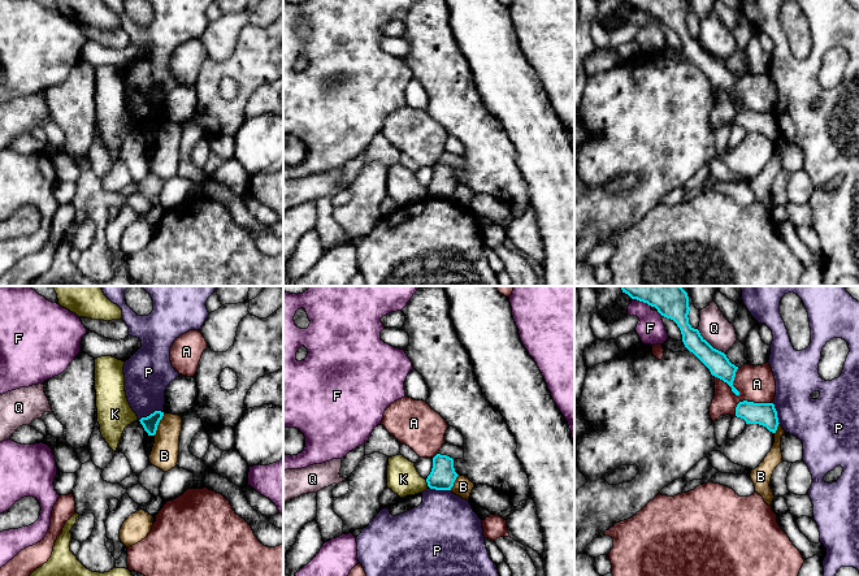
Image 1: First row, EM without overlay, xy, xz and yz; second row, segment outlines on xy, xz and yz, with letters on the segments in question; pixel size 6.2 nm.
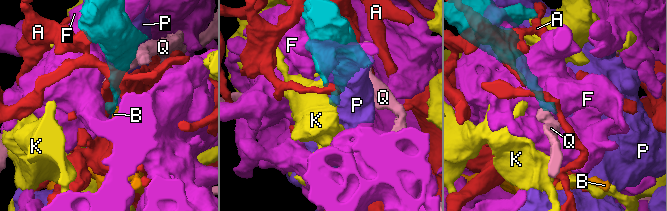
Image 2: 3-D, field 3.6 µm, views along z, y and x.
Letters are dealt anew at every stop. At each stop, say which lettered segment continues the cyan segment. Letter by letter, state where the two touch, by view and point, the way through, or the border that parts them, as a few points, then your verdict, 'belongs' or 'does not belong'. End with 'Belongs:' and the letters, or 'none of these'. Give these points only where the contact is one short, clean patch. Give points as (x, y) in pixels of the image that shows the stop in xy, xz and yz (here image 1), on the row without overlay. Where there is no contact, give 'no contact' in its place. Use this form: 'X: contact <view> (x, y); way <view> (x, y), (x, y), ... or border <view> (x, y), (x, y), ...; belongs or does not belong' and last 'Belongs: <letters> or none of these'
A: contact yz (728, 92); does not belong
B: contact xy (157, 133); border xy (164, 122), (153, 143); does not belong
F: contact yz (659, 21); does not belong
K: contact xz (426, 190); does not belong
P: contact xy (151, 122); does not belong
Q: contact yz (708, 52); does not belong
Belongs: none of these

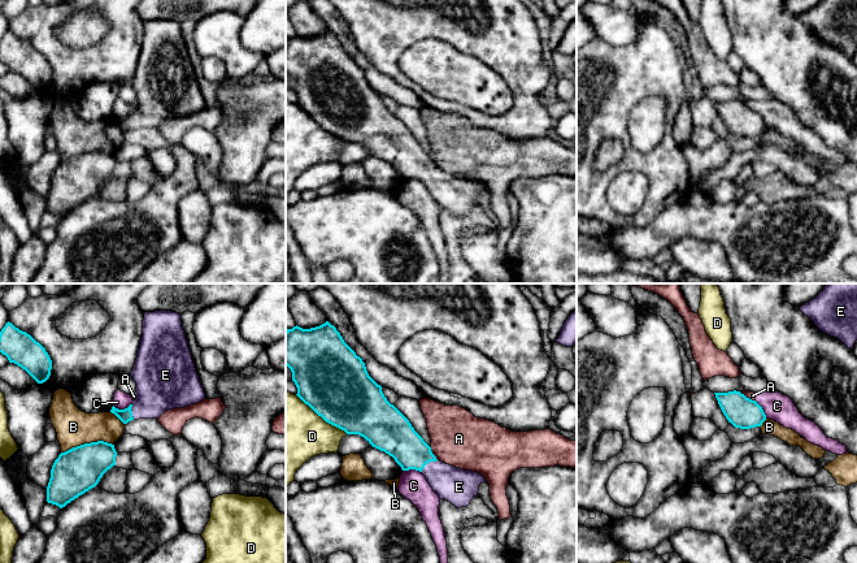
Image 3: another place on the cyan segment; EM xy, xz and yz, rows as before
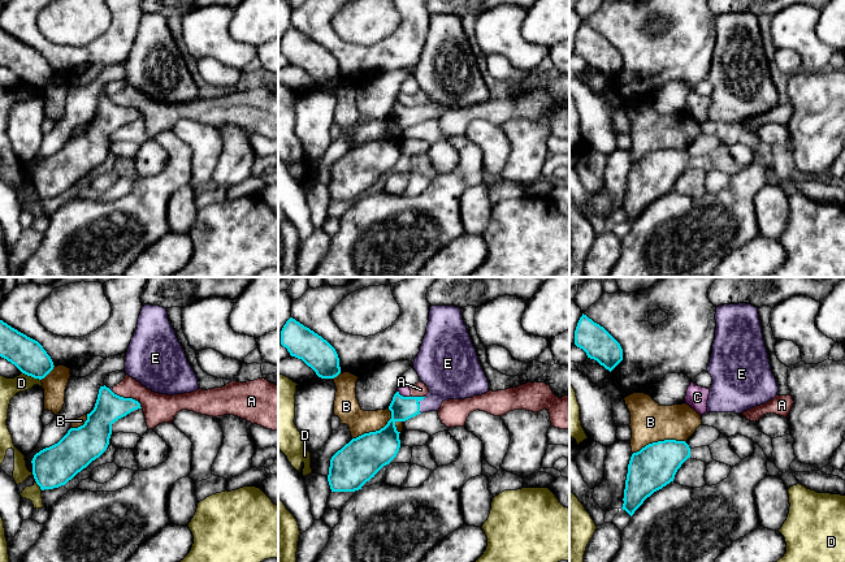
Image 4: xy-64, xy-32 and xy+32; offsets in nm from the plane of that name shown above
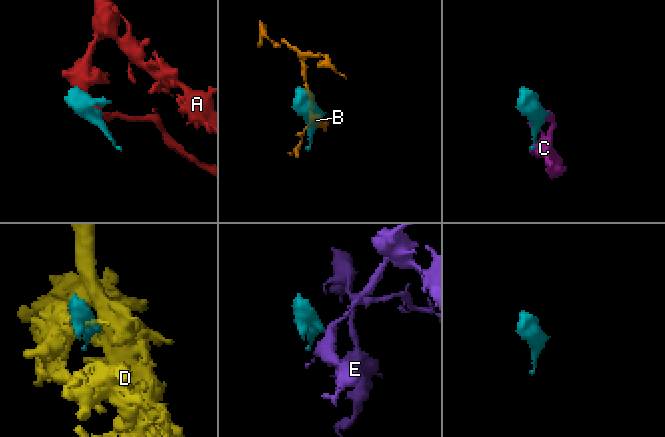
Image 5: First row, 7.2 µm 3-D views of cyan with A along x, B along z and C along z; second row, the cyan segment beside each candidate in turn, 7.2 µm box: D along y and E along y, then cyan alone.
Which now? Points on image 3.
A: contact xz (433, 163); does not belong
B: contact xy (87, 152); does not belong
C: contact xy (122, 118); border xy (131, 112), (124, 117), (113, 115); does not belong
D: contact xz (322, 126); does not belong
E: contact xz (427, 170); way xz (396, 146), (412, 161), (427, 170), (448, 191), (459, 195); belongs
Belongs: E

